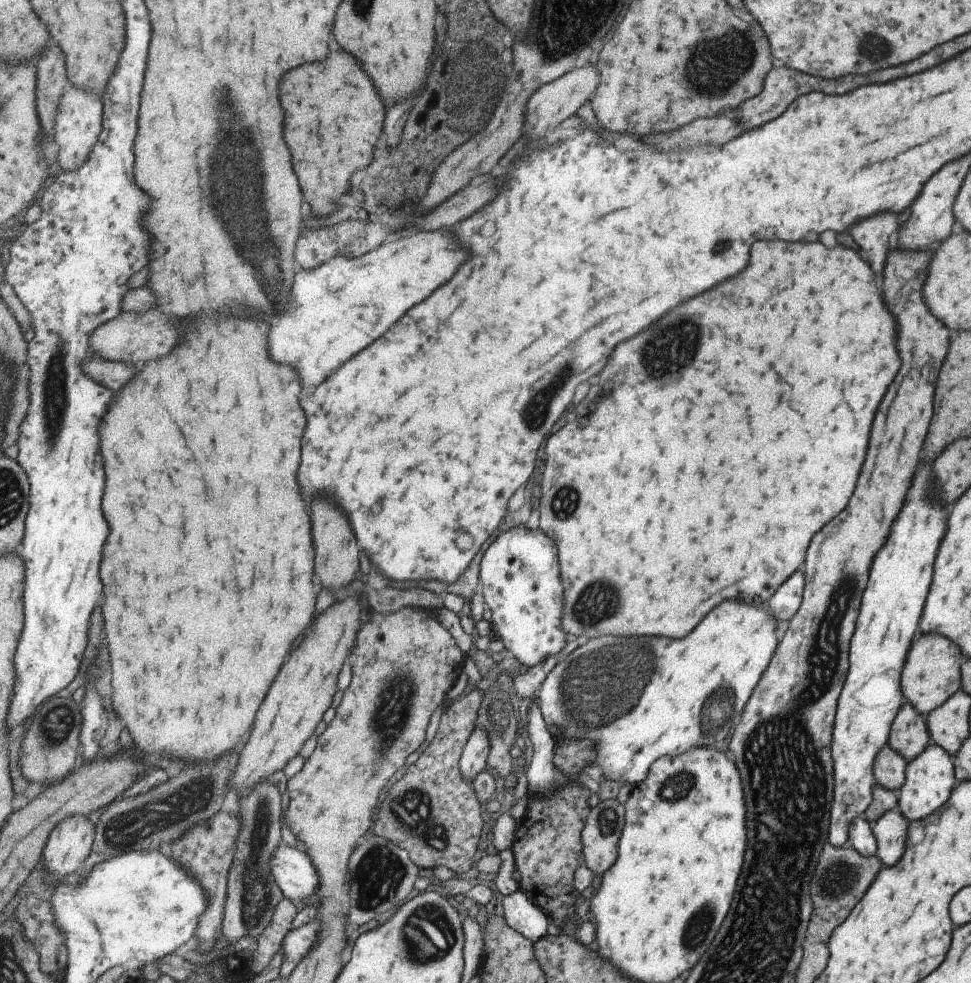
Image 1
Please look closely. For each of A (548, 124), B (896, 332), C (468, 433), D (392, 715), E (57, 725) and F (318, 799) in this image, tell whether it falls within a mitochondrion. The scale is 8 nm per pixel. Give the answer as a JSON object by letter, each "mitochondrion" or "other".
{"A":"other","B":"other","C":"other","D":"mitochondrion","E":"mitochondrion","F":"other"}

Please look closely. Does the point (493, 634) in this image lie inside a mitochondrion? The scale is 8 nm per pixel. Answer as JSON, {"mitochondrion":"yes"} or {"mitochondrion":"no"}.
{"mitochondrion":"no"}

